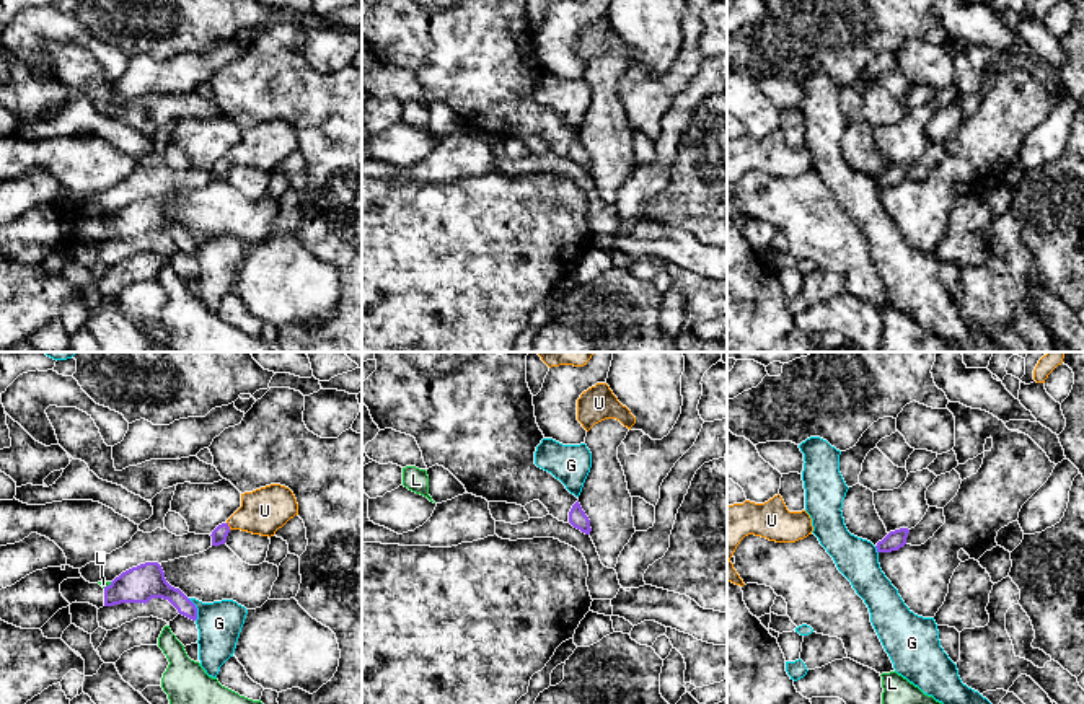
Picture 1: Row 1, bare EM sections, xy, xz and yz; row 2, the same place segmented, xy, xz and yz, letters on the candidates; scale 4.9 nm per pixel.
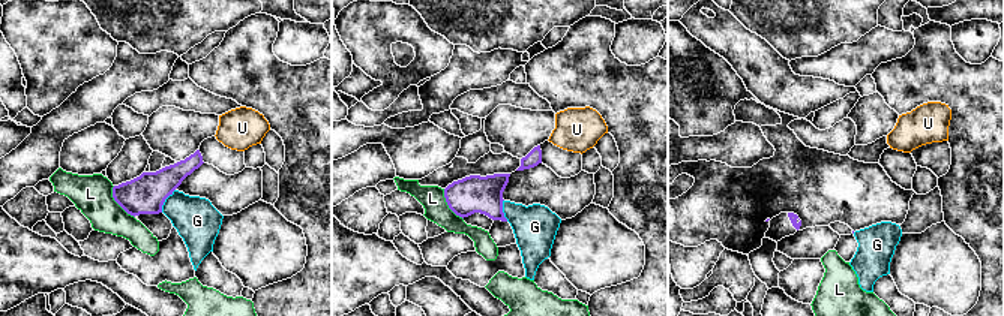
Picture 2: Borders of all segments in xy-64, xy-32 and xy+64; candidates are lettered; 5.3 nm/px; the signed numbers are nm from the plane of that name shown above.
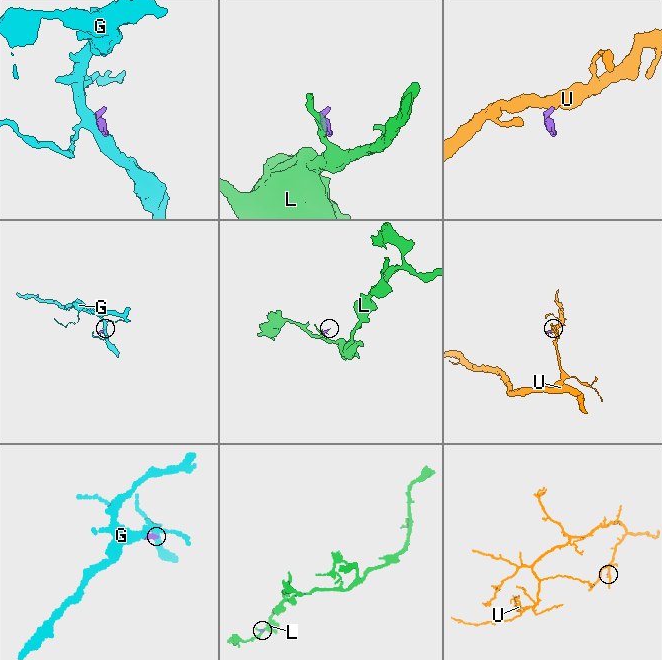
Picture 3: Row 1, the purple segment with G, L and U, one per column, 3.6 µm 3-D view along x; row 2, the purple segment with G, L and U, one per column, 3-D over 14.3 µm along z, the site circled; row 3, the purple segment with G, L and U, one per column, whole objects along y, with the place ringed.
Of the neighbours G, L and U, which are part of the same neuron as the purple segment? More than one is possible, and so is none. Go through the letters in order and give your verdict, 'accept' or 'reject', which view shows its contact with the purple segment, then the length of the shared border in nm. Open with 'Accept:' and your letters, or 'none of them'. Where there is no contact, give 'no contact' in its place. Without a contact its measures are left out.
Accept: U
G: reject; contact in xy; length 120 nm
L: reject; contact in xy; length 50 nm
U: accept; contact in xy; length 40 nm

